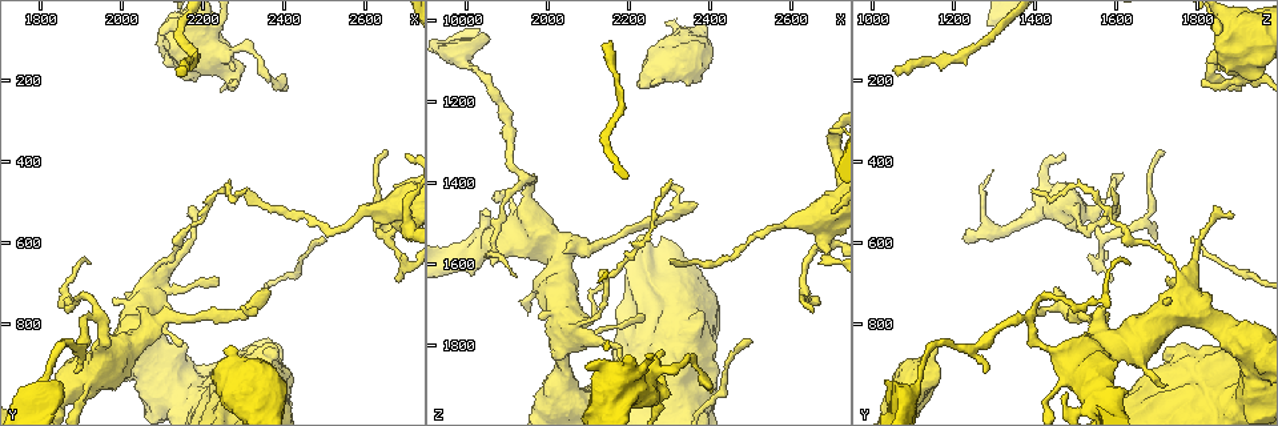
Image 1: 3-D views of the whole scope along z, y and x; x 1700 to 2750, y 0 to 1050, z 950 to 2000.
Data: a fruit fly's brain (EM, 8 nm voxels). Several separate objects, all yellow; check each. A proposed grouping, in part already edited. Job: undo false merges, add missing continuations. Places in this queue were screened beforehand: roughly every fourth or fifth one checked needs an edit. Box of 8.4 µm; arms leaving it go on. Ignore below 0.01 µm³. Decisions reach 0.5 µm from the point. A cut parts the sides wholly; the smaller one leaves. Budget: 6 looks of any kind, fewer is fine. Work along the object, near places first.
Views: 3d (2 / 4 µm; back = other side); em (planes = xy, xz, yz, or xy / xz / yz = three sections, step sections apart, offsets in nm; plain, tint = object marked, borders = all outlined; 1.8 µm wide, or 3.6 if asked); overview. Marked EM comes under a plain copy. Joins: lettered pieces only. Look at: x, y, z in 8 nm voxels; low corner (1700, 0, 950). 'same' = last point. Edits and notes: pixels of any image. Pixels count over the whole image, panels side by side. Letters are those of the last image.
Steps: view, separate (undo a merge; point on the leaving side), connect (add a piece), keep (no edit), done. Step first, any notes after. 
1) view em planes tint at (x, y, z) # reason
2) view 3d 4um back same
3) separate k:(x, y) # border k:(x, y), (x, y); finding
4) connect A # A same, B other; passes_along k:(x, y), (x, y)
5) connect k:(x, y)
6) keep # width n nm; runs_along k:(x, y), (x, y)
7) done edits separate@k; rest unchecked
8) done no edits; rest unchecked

view 3d 4um at (2175, 140, 1160)

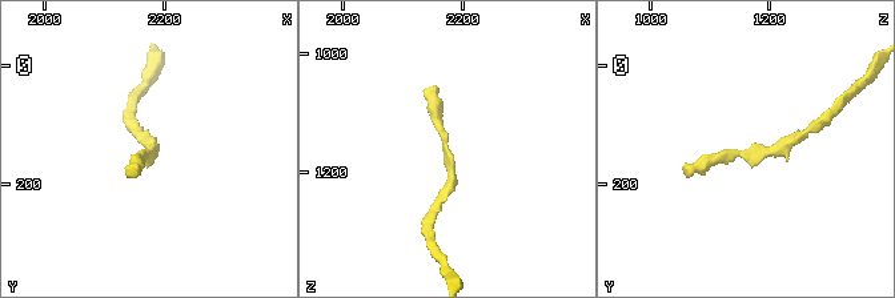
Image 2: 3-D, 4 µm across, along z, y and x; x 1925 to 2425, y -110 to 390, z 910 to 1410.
view em xz step 16 tint at (2170, 150, 1160)

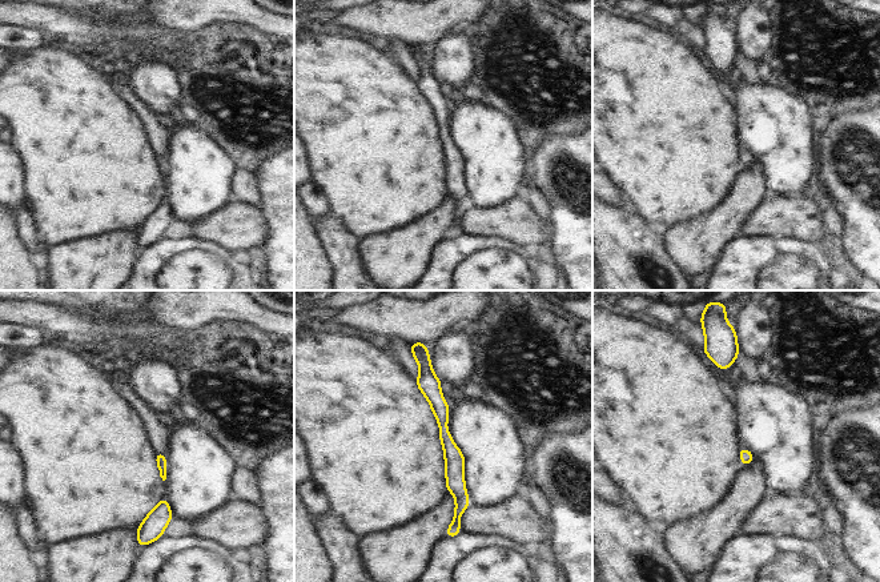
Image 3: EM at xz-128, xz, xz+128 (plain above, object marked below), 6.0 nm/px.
view em xz step 16 borders same # see the neighbours

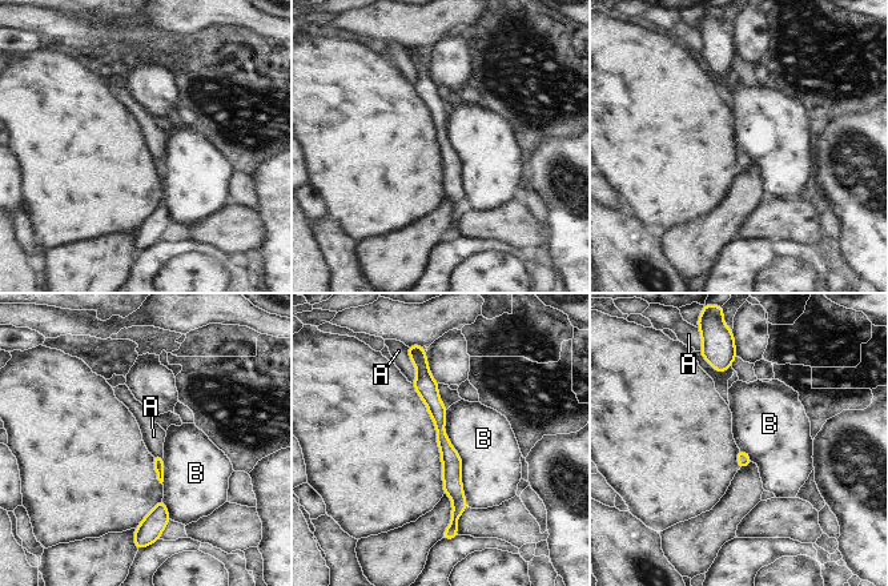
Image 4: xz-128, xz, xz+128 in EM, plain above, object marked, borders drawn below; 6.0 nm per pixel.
keep # A other, B other; runs_along 4:(421, 365), (451, 461), (454, 521); one neuron here

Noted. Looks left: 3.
view 3d 2um at (2235, 690, 1735) # branch stops here

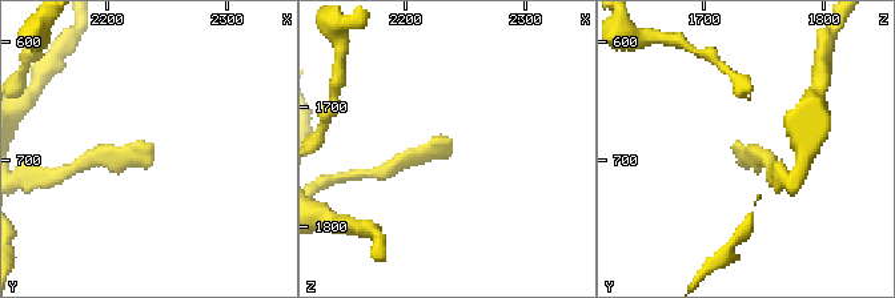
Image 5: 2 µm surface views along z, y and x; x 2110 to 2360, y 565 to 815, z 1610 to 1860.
view em 3.6um xy step 16 borders at (2240, 686, 1730) # shape alone is not enough

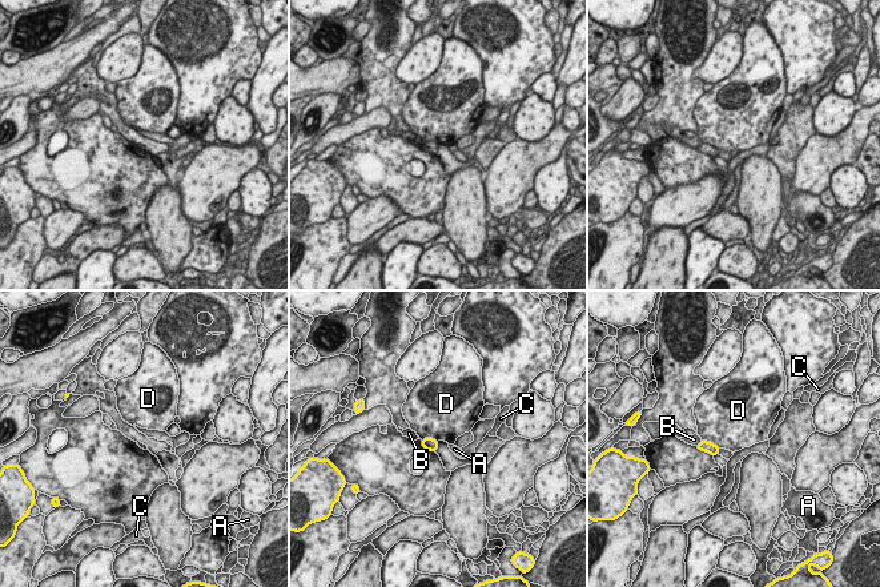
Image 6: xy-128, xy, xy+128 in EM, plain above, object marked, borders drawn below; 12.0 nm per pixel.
view em 3.6um planes borders same

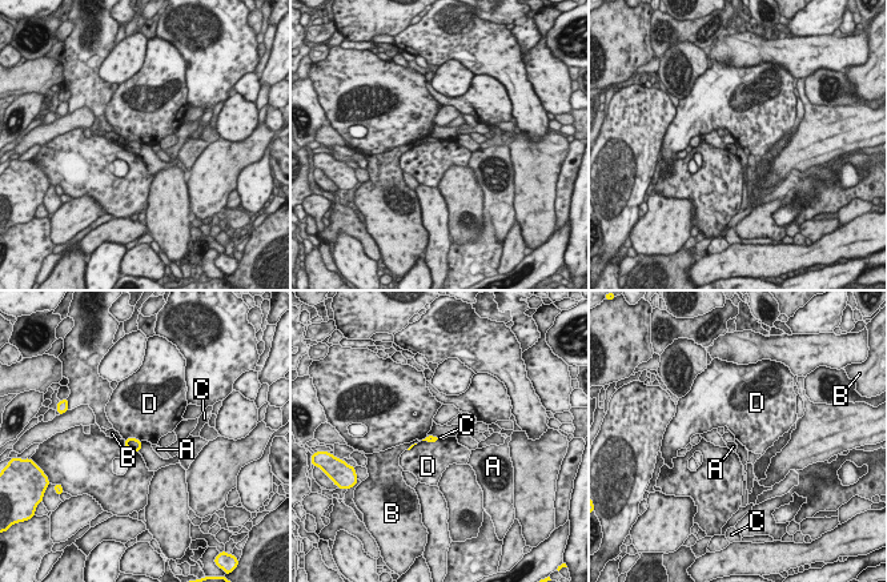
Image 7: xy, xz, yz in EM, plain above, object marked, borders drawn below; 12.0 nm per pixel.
keep # A other, B other, C other, D other; none of them fits

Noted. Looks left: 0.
done no edits; rest unchecked

